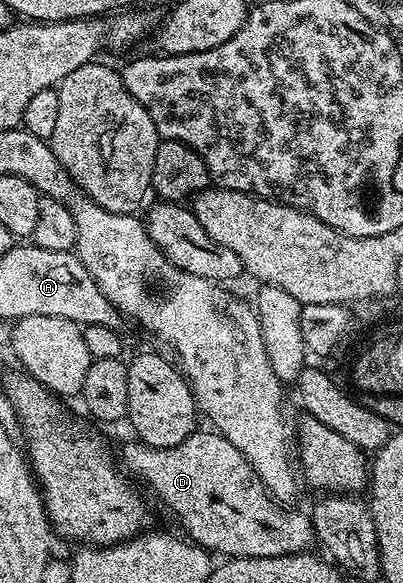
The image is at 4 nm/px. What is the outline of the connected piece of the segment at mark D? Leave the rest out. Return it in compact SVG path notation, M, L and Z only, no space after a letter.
M196 429L191 432L191 436L185 441L181 441L177 445L172 447L150 447L147 443L142 441L134 441L135 443L127 443L123 447L123 459L121 455L121 463L124 468L140 484L147 483L147 487L172 511L173 514L179 518L181 526L187 530L186 538L190 540L194 546L203 547L205 550L214 553L219 557L234 557L236 559L252 559L253 557L281 557L282 555L302 555L308 550L307 547L310 543L316 542L315 538L315 526L311 524L310 518L306 514L303 515L299 511L287 511L288 509L284 504L272 499L271 494L268 493L267 488L263 486L263 482L255 475L255 470L251 467L251 462L241 454L238 449L231 444L231 442L219 434L214 429L208 429L208 431L202 431L202 429Z

